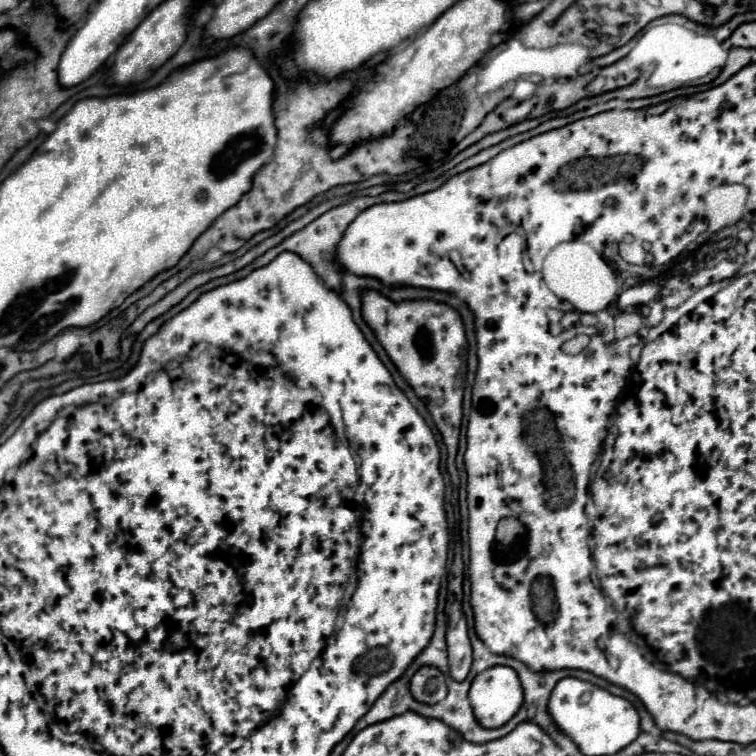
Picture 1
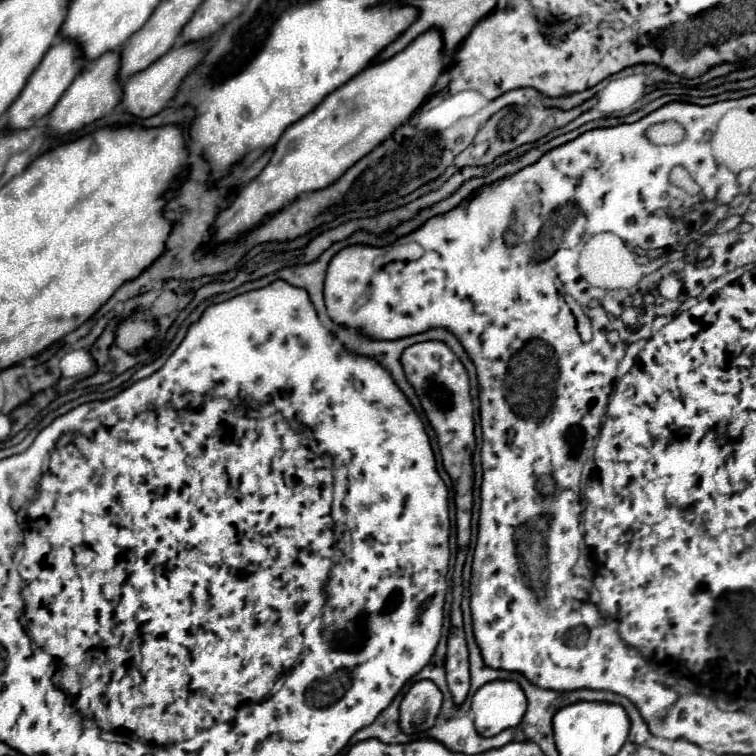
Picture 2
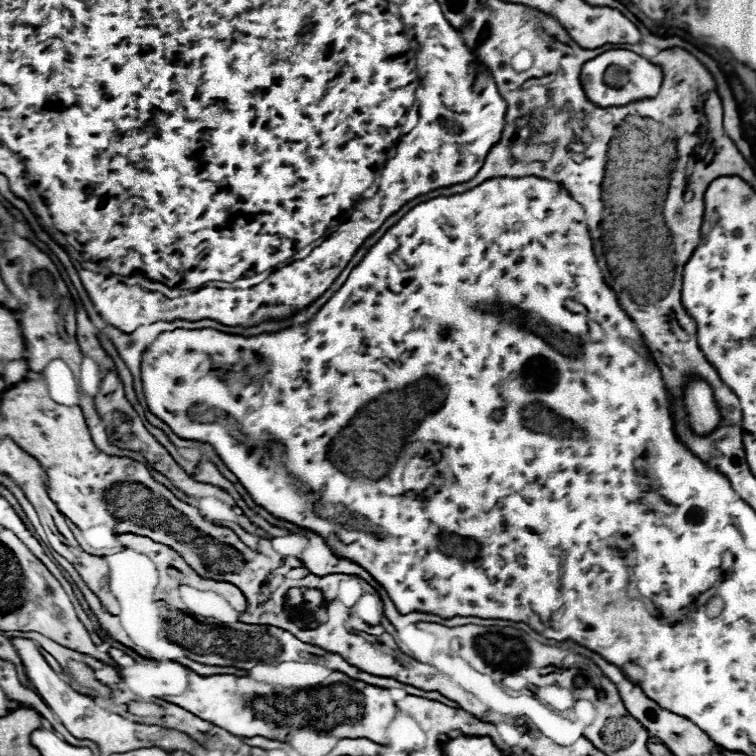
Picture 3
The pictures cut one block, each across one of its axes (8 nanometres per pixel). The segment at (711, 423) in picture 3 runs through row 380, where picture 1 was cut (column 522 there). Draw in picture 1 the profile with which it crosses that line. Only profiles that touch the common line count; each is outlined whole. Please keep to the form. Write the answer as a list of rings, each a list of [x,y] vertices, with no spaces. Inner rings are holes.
[[[508,666],[488,668],[476,676],[468,698],[476,720],[484,728],[504,726],[524,704],[520,680]]]

